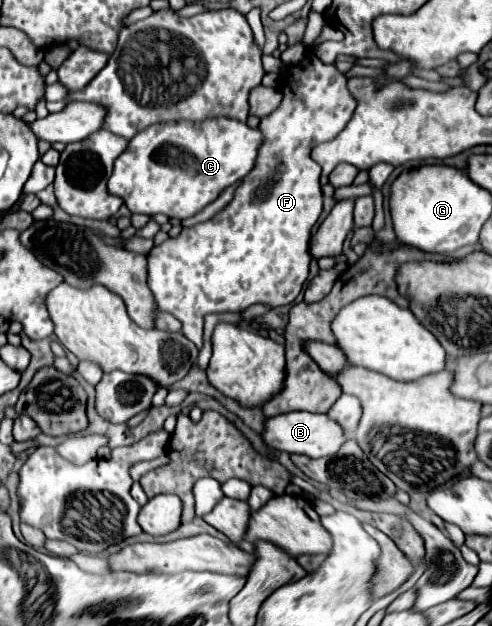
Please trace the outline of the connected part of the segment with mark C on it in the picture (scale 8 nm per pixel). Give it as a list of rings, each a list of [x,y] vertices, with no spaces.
[[[208,118],[204,122],[168,122],[156,124],[138,132],[128,148],[116,158],[114,172],[108,180],[108,190],[124,200],[132,214],[166,214],[168,218],[190,218],[218,198],[222,190],[240,182],[254,166],[262,144],[260,130],[248,128],[232,118]]]

